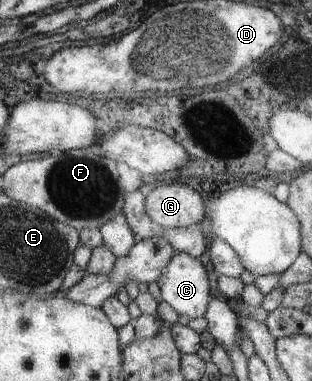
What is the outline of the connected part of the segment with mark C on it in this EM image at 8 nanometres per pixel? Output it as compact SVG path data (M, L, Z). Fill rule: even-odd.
M175 253L155 281L161 300L176 314L185 314L190 319L204 316L211 296L206 269L199 258Z

